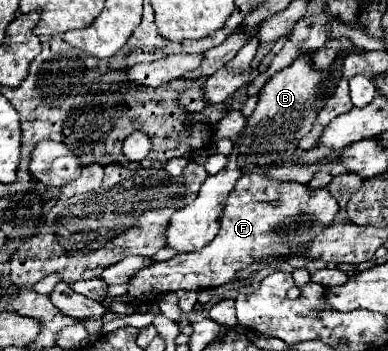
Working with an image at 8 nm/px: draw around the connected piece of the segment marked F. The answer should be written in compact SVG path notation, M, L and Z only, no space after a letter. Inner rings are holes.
M244 174L226 200L222 226L216 238L198 252L176 254L166 262L150 264L130 282L126 294L148 304L156 294L178 290L206 290L236 280L236 272L256 258L296 254L312 234L320 234L336 216L338 204L328 190L308 190L306 184L276 182L266 174ZM278 200L278 204L274 204Z

